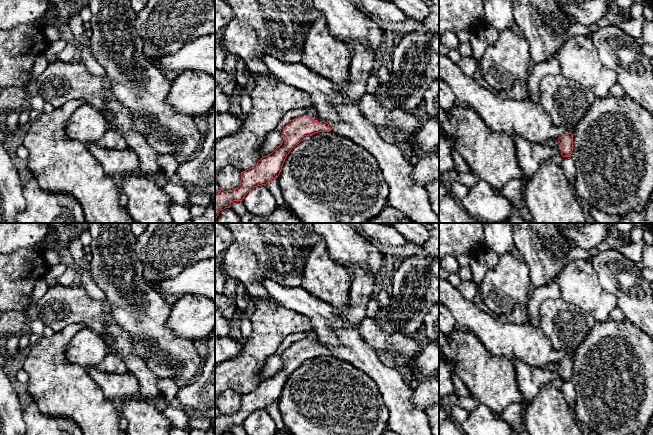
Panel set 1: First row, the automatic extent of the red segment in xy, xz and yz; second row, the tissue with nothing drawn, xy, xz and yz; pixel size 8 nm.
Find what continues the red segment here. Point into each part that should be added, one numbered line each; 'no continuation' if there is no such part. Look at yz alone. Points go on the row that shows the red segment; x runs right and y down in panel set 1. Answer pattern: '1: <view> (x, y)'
1: yz (552, 142)

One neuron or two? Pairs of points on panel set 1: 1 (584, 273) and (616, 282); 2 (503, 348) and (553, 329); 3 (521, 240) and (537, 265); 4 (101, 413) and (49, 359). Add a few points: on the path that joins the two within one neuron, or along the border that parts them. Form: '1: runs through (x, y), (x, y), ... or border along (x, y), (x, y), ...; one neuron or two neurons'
1: border along (591, 264), (598, 276), (600, 285), (613, 295); two neurons
2: border along (540, 327), (551, 345), (558, 350); two neurons
3: runs through (527, 246), (537, 256), (537, 259); one neuron
4: runs through (88, 400), (60, 372); one neuron

